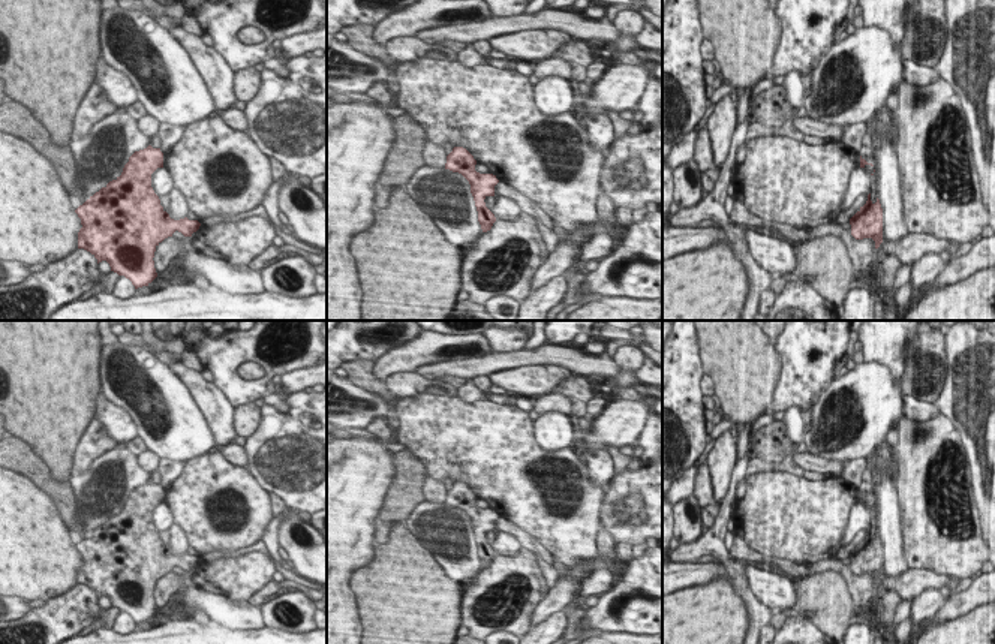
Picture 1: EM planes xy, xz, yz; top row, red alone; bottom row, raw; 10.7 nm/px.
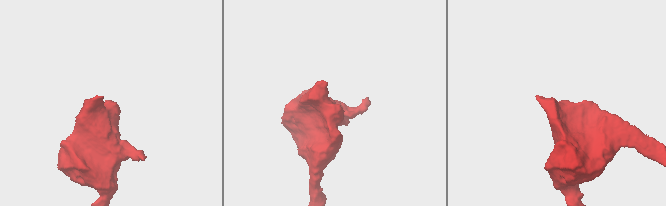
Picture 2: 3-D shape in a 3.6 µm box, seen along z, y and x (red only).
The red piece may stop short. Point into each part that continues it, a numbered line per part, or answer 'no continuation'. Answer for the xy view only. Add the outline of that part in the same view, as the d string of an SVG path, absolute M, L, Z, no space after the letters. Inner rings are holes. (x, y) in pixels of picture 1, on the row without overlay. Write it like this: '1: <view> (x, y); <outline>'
no continuation

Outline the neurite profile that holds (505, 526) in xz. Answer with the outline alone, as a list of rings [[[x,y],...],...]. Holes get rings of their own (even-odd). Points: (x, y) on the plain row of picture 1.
[[[499,517],[495,521],[495,530],[514,536],[518,541],[518,544],[521,545],[521,548],[527,548],[527,550],[533,551],[545,563],[553,565],[553,554],[548,553],[533,536],[530,536],[526,532],[523,532],[521,529],[518,529],[509,520],[503,520],[502,517]]]

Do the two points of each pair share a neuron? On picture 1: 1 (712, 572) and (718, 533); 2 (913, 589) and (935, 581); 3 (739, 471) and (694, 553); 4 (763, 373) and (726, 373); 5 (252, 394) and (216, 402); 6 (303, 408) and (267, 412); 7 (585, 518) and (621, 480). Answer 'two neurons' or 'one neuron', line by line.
1: two neurons
2: one neuron
3: one neuron
4: one neuron
5: two neurons
6: one neuron
7: two neurons

